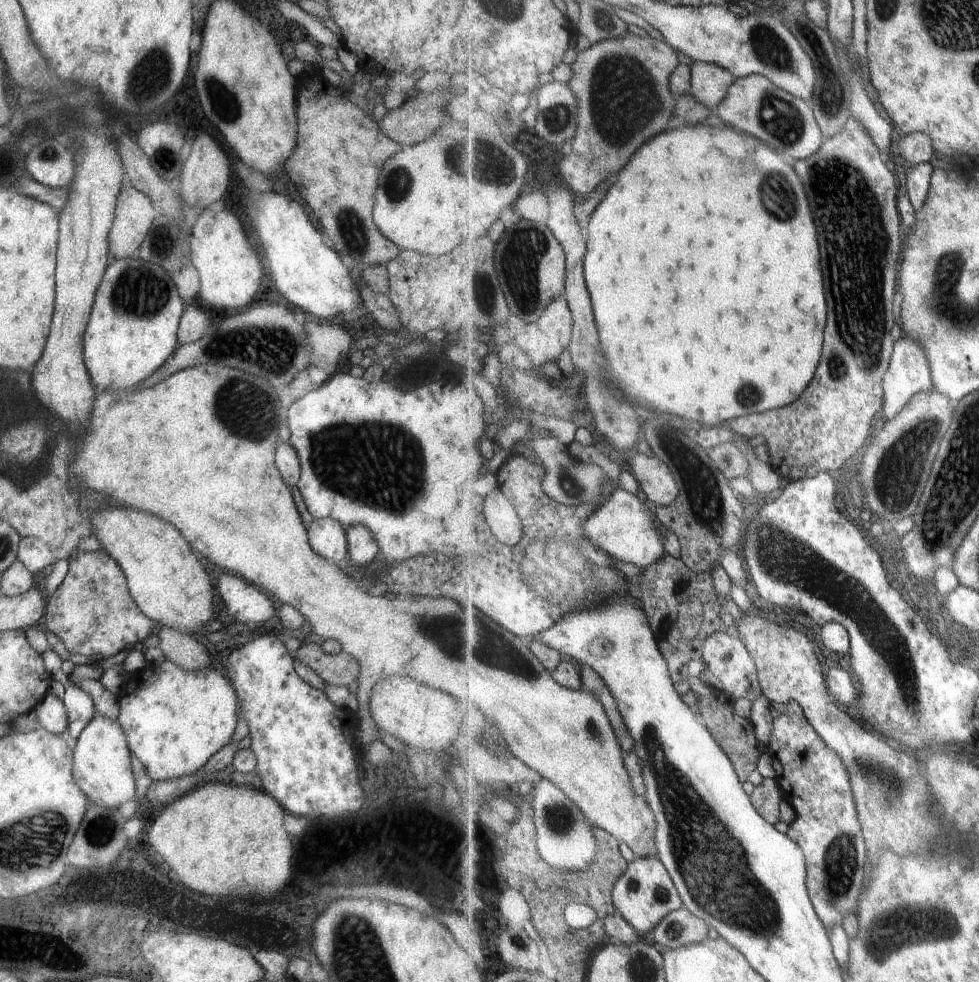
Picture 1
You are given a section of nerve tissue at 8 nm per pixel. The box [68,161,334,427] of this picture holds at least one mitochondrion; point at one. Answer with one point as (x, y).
(269, 349)

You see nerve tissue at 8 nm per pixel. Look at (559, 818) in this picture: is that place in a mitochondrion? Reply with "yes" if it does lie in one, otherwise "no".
yes

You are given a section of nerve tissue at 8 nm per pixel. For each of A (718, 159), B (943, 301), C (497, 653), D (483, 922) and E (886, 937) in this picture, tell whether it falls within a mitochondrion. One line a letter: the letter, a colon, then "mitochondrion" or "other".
A: other
B: mitochondrion
C: mitochondrion
D: other
E: mitochondrion

